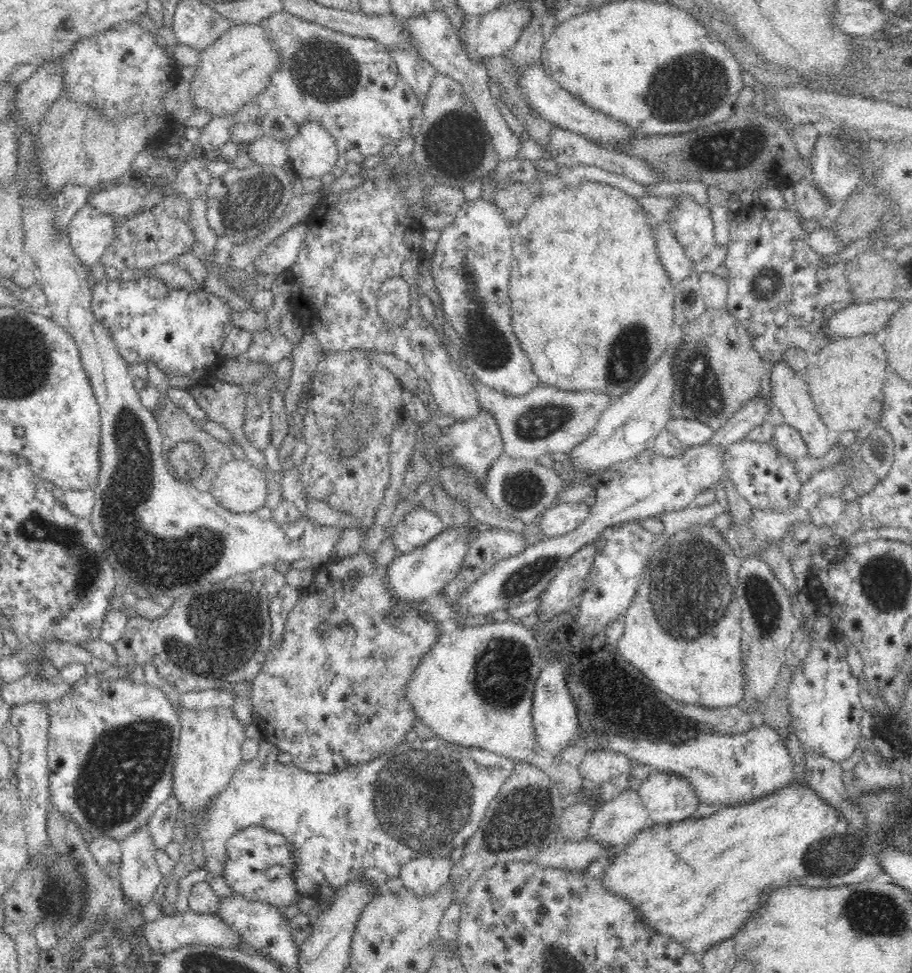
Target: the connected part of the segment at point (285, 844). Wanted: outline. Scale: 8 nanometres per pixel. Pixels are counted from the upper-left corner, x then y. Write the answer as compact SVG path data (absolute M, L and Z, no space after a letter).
M252 826L239 830L228 840L226 866L222 870L222 876L233 888L235 895L274 905L281 912L305 893L298 890L292 874L293 848L283 834L261 826Z

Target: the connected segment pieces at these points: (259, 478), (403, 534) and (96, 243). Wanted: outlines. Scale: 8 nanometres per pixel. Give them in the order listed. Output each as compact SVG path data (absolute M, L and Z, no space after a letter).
M234 458L223 464L215 473L208 474L206 487L222 508L236 514L256 513L266 505L268 494L266 481L264 473L254 467L253 464L250 464L246 458Z
M431 505L420 506L404 516L404 520L395 526L390 537L400 555L410 553L416 548L425 546L428 542L443 534L443 523Z
M90 202L78 210L66 230L72 250L88 268L99 263L115 234L114 216L93 208Z

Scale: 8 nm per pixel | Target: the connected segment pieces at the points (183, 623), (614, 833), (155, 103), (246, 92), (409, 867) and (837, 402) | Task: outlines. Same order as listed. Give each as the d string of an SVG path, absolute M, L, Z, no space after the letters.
M267 565L262 569L249 574L238 574L228 578L226 581L218 581L216 584L210 585L206 590L196 590L194 594L185 594L184 597L178 597L177 599L174 599L174 604L167 610L167 613L160 618L150 620L137 617L134 613L131 615L128 614L129 619L127 620L126 632L124 632L122 639L113 645L117 650L116 655L118 655L118 658L116 658L116 662L114 662L113 665L123 667L122 669L125 671L121 677L123 679L124 677L129 677L129 674L134 669L132 665L133 662L138 662L138 664L141 664L143 667L146 662L150 662L150 664L157 668L158 674L180 694L206 690L206 680L214 680L214 686L210 686L212 689L216 689L216 686L228 686L228 684L232 684L232 682L251 681L260 672L262 665L266 662L267 656L274 648L271 638L269 608L272 600L274 600L274 594L286 584L285 576L280 574L280 572L277 572L274 566L270 567Z
M626 789L616 798L596 805L587 838L597 840L605 848L620 848L651 824L639 791Z
M124 21L114 28L96 32L90 38L84 38L82 42L76 42L70 52L65 53L56 63L62 63L64 72L64 97L72 101L93 106L104 118L118 120L128 114L143 114L145 127L149 132L149 149L156 151L169 147L170 134L175 126L170 116L164 109L164 98L168 96L171 89L178 84L180 75L178 69L172 63L166 50L158 46L156 38L148 30L141 28L134 21Z
M260 24L233 25L214 44L201 52L190 96L196 111L204 109L214 117L230 116L258 97L281 66L281 54Z
M422 856L406 862L400 869L399 877L406 890L424 898L436 894L448 882L453 866L448 856Z
M872 334L860 338L834 338L817 355L818 359L807 373L805 383L822 422L834 436L846 430L860 431L883 410L883 384L889 372L886 370L886 352L882 344L876 342Z

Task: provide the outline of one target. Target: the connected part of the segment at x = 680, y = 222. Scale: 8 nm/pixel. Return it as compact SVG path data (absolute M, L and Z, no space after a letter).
M680 193L676 200L669 212L668 226L689 258L698 263L717 246L711 208L701 206L686 193Z

